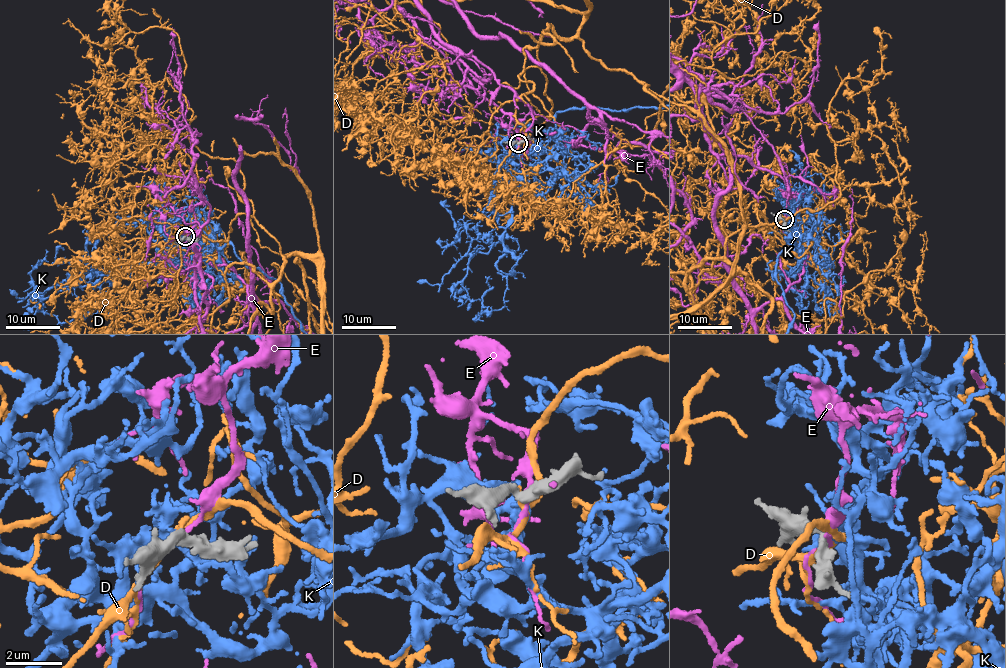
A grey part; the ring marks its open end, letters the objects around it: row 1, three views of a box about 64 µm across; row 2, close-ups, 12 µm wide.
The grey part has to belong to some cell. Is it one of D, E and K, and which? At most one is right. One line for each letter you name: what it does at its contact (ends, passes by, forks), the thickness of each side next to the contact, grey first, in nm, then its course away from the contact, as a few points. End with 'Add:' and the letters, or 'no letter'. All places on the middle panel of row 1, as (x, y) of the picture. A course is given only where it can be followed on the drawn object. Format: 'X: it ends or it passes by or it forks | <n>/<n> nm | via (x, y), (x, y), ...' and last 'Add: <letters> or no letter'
K: it passes by | 320/140 nm
Add: K

